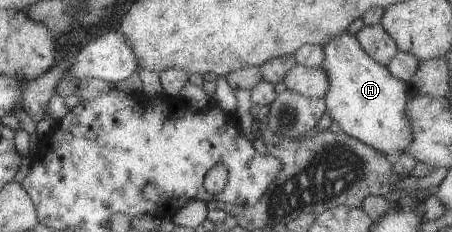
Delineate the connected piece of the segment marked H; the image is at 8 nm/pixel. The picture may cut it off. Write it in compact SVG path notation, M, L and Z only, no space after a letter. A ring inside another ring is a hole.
M347 31L323 45L323 49L321 67L330 79L325 97L327 112L338 123L340 132L381 151L391 160L397 159L412 143L412 127L406 115L410 99L407 82L394 77L387 66L376 63Z

